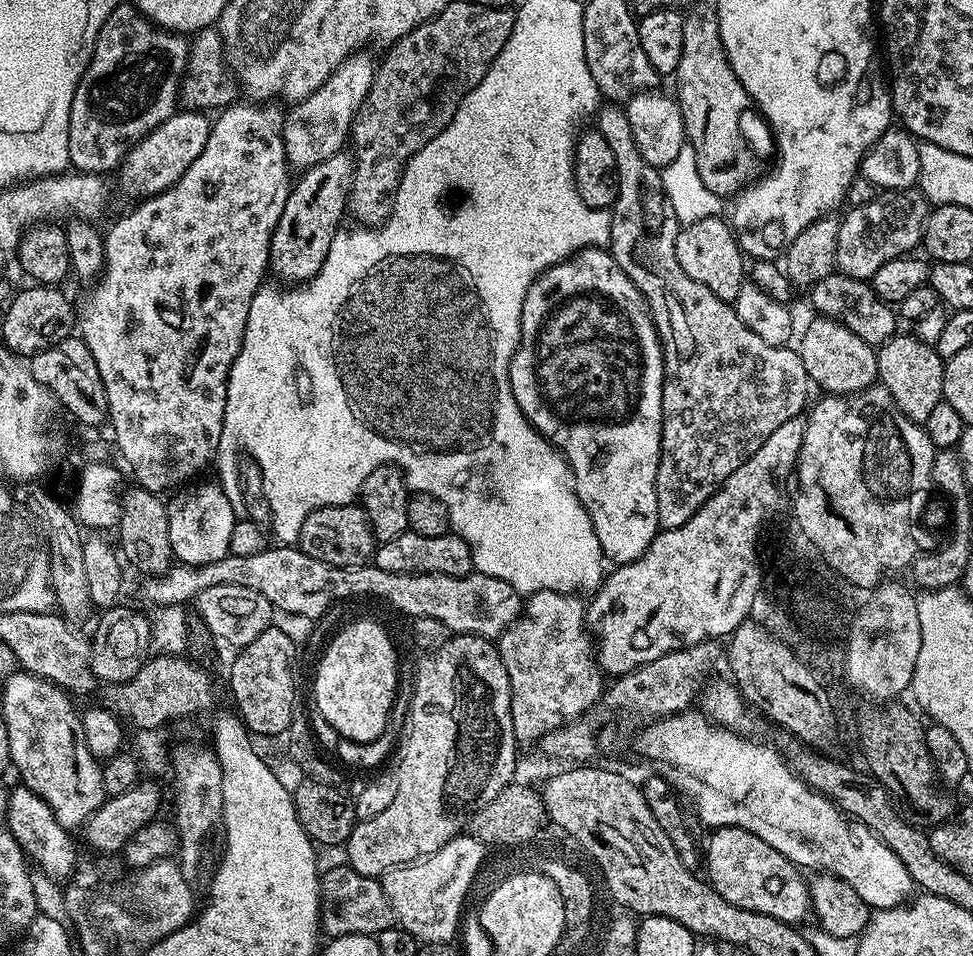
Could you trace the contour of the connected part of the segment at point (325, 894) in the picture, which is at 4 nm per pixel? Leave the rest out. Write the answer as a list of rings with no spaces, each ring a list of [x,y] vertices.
[[[340,862],[337,868],[326,871],[320,878],[320,927],[328,938],[337,936],[371,936],[397,923],[390,898],[386,898],[383,883],[377,877],[363,876],[358,870]]]

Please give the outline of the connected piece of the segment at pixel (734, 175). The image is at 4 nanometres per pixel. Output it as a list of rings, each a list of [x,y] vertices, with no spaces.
[[[711,7],[699,8],[687,13],[682,26],[678,103],[687,139],[696,145],[698,174],[702,174],[714,194],[732,198],[745,187],[744,180],[752,182],[758,176],[752,165],[752,152],[744,148],[744,132],[736,125],[744,112],[746,97],[743,86],[736,82],[734,70],[728,67],[726,50],[720,45],[720,23],[715,11]]]

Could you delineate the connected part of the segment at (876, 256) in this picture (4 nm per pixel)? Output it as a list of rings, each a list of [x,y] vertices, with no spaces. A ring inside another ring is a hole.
[[[888,190],[877,195],[874,202],[866,202],[866,206],[849,207],[848,213],[840,220],[838,230],[838,250],[836,251],[836,267],[839,271],[859,280],[871,281],[872,276],[886,262],[899,256],[909,255],[912,248],[921,243],[924,235],[924,222],[926,219],[926,201],[916,190]]]

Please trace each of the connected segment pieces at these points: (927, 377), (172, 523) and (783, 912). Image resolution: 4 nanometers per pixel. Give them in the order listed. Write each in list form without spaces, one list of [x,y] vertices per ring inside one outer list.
[[[897,334],[879,345],[876,361],[879,387],[885,388],[890,398],[894,398],[898,410],[902,410],[906,418],[924,425],[933,407],[944,399],[944,359],[937,354],[933,345],[922,342],[916,335]]]
[[[196,484],[184,486],[175,493],[173,500],[167,501],[168,525],[170,526],[170,546],[172,555],[179,563],[206,566],[210,562],[218,562],[218,558],[229,555],[230,533],[234,530],[238,513],[232,509],[232,500],[224,493],[220,484]]]
[[[718,828],[708,840],[707,883],[726,902],[754,910],[758,914],[770,914],[782,922],[796,926],[810,912],[809,881],[803,880],[801,869],[788,860],[770,842],[762,842],[758,834],[741,828]]]

